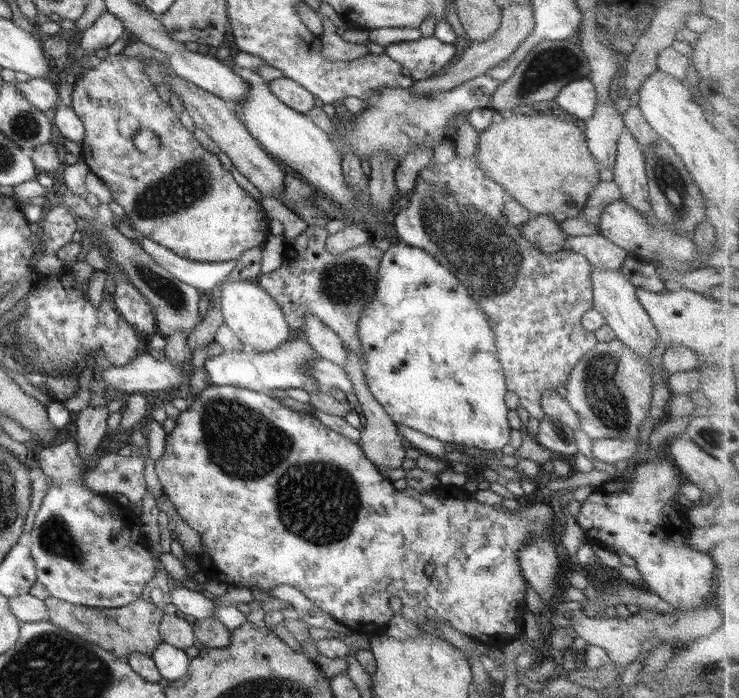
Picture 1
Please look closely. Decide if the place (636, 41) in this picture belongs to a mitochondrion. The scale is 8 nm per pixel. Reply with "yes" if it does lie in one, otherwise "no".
no

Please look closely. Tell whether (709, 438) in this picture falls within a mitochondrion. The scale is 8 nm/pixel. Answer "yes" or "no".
yes

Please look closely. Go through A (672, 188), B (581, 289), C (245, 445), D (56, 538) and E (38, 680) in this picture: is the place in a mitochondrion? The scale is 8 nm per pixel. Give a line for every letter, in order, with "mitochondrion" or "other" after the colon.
A: mitochondrion
B: other
C: mitochondrion
D: mitochondrion
E: mitochondrion

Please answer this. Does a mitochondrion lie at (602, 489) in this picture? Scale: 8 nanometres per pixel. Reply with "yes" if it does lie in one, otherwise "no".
no

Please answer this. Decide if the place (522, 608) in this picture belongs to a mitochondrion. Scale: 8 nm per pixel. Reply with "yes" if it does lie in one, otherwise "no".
no

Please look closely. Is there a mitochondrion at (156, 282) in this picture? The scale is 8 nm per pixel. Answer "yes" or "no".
yes

